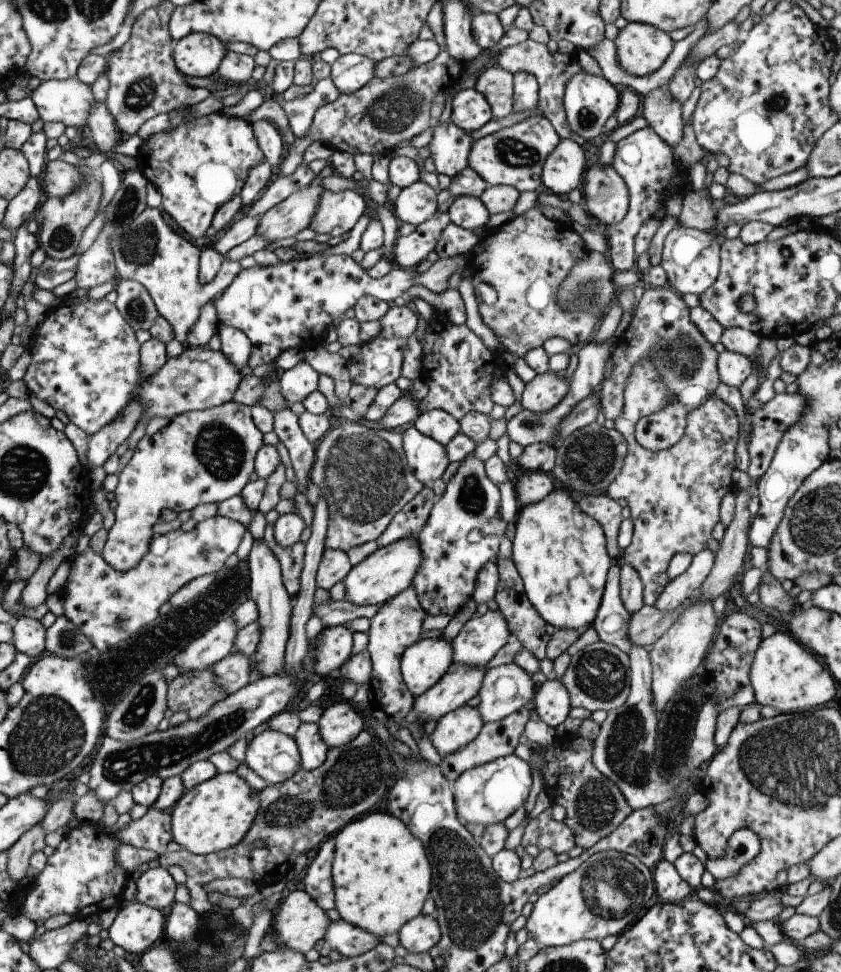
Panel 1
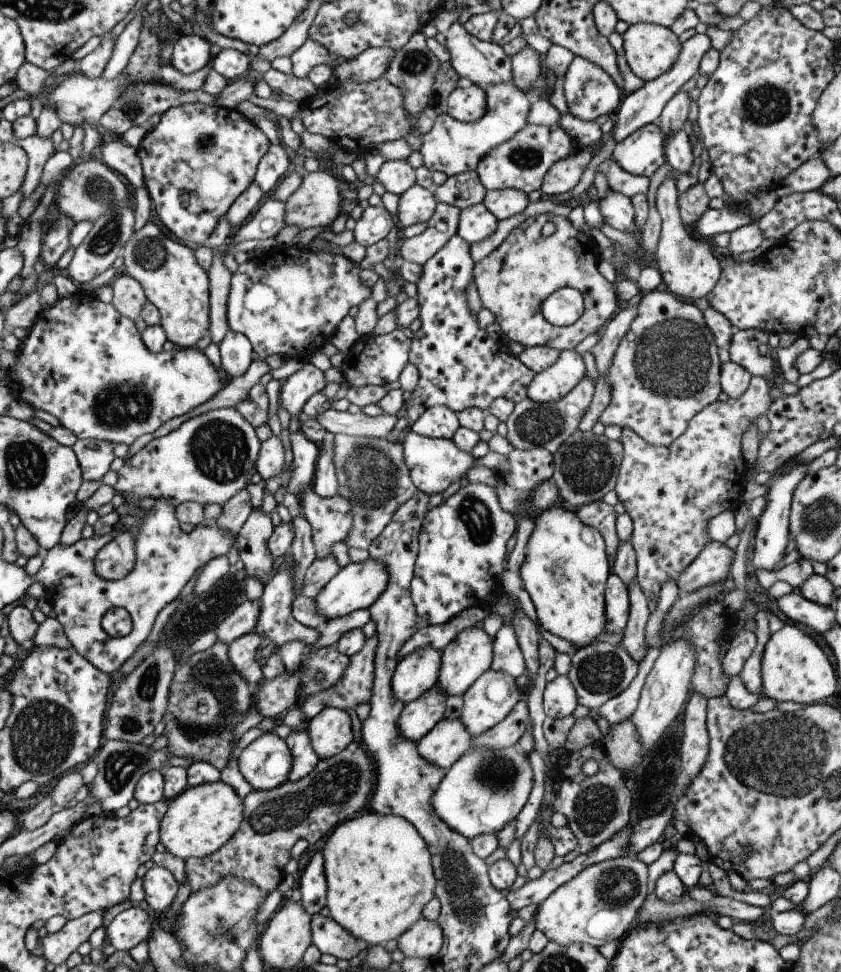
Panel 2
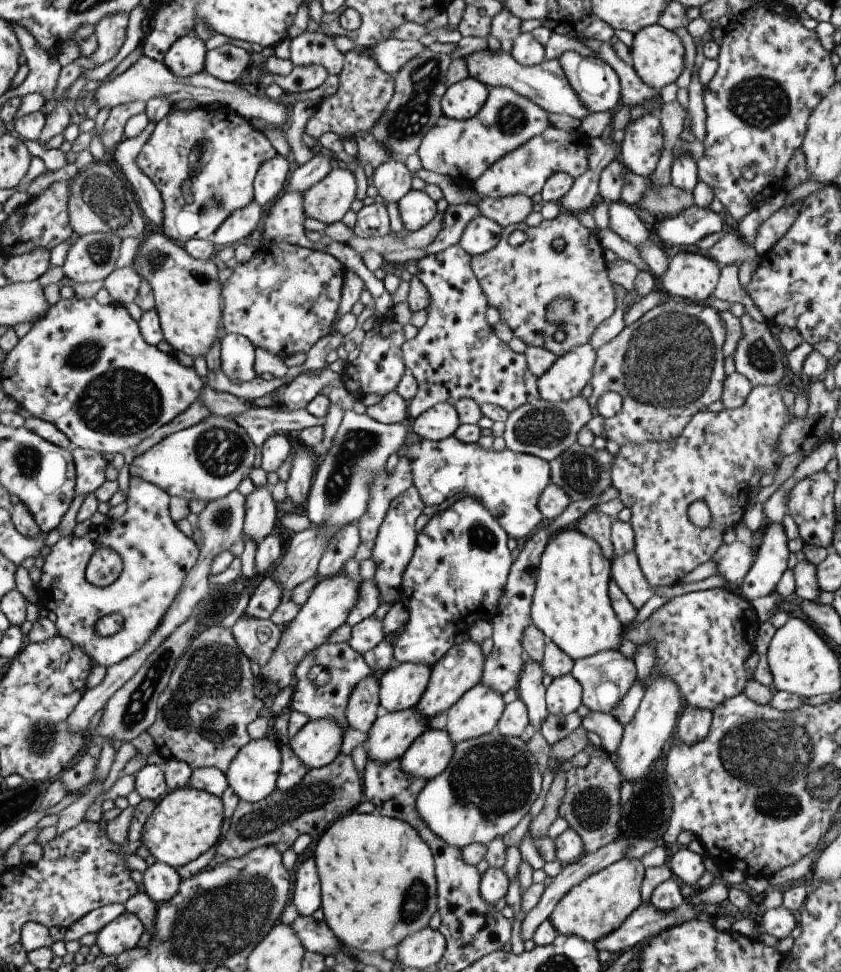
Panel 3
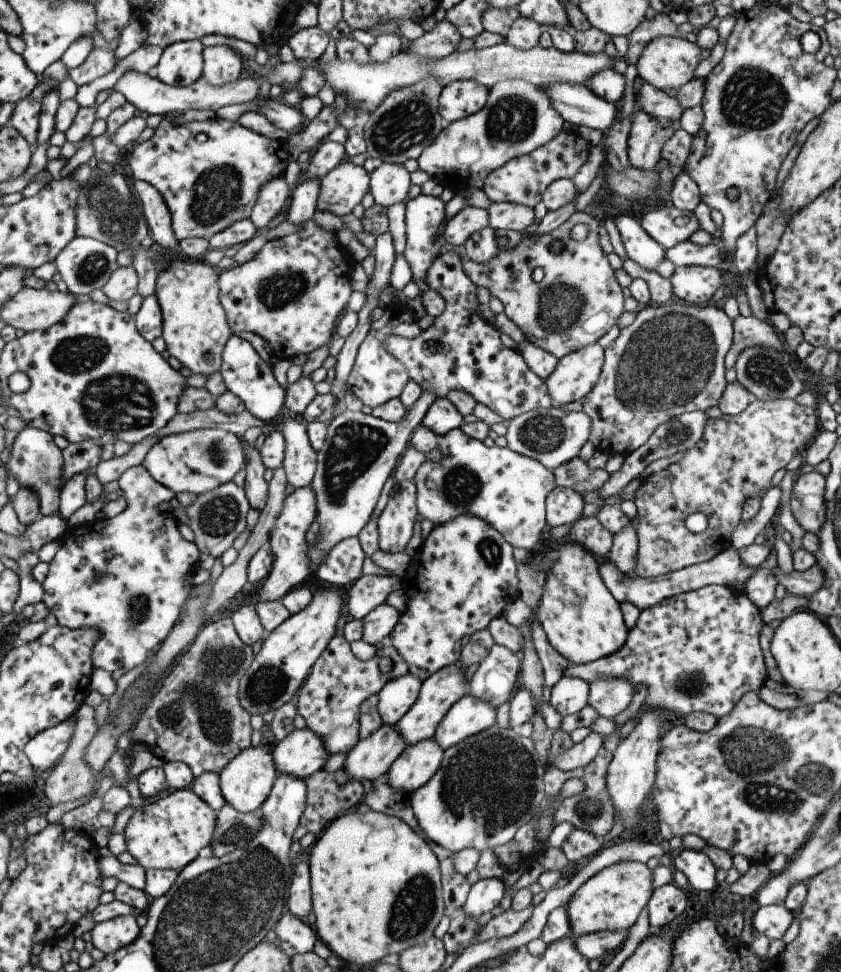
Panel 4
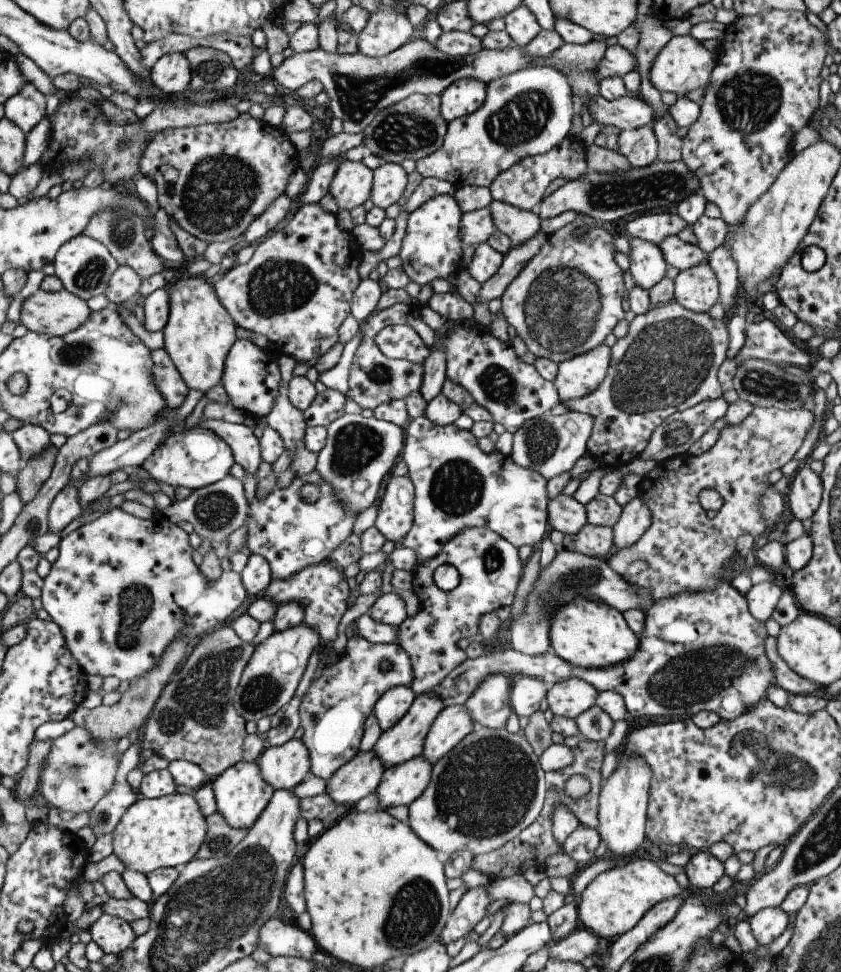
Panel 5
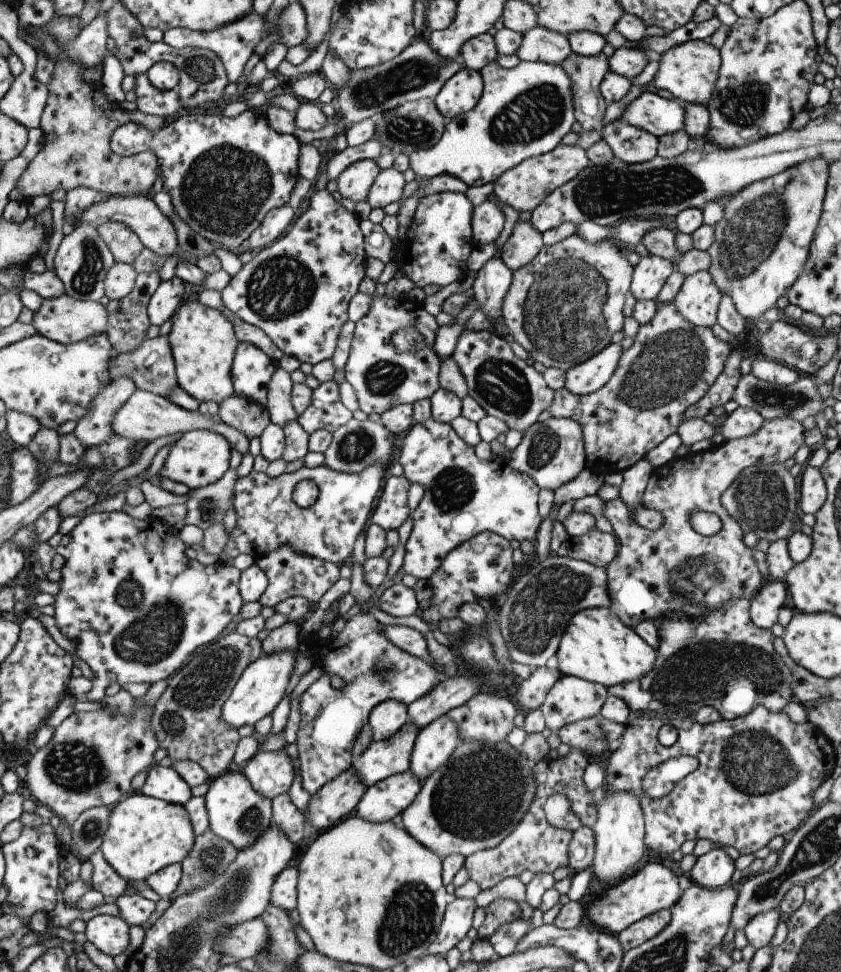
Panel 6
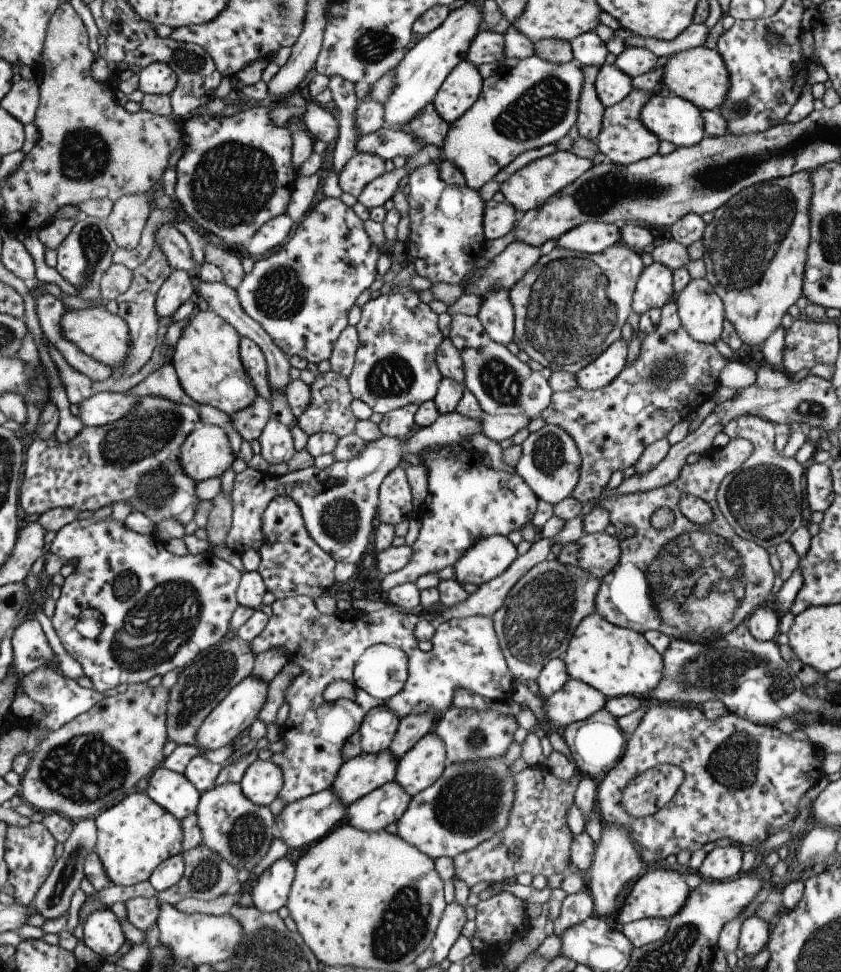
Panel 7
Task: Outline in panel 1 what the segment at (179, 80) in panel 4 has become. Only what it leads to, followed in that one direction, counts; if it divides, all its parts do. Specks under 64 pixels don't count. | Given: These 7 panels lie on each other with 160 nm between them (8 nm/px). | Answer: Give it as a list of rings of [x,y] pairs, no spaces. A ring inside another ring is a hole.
[[[204,32],[189,33],[174,42],[172,59],[176,69],[186,77],[212,78],[227,51],[225,43],[213,35]]]

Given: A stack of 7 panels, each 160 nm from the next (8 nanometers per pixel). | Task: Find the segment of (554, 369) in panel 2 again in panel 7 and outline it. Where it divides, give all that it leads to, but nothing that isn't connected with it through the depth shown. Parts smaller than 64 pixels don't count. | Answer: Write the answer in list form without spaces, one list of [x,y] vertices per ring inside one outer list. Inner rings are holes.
[[[629,312],[627,316],[626,323],[628,323],[632,329],[631,338],[629,340],[616,340],[613,344],[610,344],[602,353],[599,353],[599,356],[595,357],[595,360],[586,364],[583,368],[580,368],[575,374],[575,380],[577,387],[582,388],[584,391],[594,391],[595,389],[601,388],[606,384],[609,384],[619,373],[620,370],[625,366],[627,361],[625,360],[626,346],[627,343],[632,339],[636,338],[636,331],[638,330],[638,320],[639,314],[636,312]]]

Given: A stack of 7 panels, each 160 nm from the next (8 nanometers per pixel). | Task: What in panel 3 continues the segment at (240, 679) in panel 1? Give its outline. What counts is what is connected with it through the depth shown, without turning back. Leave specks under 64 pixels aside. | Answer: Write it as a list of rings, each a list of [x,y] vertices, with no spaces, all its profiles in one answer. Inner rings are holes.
[[[241,615],[231,626],[230,633],[239,650],[260,668],[269,660],[280,637],[281,628],[269,619]]]

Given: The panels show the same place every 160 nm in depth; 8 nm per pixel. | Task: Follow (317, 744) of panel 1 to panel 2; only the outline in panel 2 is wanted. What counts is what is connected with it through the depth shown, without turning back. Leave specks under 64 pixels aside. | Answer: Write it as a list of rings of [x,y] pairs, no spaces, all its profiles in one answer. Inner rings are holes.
[[[306,728],[305,730],[293,729],[284,741],[292,756],[287,781],[296,781],[307,776],[320,758],[314,753]]]

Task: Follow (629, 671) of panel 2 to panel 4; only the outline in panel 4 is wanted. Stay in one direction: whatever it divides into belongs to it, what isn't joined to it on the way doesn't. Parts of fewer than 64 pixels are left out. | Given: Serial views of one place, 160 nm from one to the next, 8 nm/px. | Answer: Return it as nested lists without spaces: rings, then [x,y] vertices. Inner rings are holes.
[[[625,677],[593,679],[588,682],[587,705],[598,716],[613,720],[631,702],[634,684]]]

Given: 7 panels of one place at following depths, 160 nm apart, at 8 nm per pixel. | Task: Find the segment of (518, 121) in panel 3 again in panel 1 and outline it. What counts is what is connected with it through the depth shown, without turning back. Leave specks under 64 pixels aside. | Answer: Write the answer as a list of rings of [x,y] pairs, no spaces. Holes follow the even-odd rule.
[[[497,64],[477,75],[473,89],[488,102],[492,117],[503,118],[512,112],[512,79],[512,74]],[[451,122],[435,125],[427,145],[437,175],[453,178],[467,167],[467,155],[473,142],[468,134]]]

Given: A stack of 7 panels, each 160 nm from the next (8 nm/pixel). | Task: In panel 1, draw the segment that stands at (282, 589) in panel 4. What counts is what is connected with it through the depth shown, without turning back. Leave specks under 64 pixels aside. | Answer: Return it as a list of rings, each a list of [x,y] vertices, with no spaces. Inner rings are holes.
[[[231,618],[219,621],[191,640],[172,658],[171,664],[177,666],[179,673],[211,668],[213,663],[233,652],[232,644],[238,630]]]

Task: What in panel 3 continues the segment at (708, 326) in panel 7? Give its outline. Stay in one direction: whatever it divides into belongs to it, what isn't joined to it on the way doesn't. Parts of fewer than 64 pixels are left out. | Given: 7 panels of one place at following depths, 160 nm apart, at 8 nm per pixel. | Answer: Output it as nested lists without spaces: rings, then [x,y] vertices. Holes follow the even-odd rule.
[[[680,251],[668,260],[665,272],[658,278],[663,290],[692,301],[709,298],[720,275],[720,266],[711,257]]]

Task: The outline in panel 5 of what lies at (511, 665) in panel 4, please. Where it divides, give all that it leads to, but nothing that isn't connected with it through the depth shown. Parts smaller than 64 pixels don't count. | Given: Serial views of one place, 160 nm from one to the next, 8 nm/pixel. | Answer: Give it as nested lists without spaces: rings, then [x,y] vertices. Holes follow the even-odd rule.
[[[489,673],[464,702],[474,724],[503,729],[512,712],[509,704],[510,685],[503,673]]]

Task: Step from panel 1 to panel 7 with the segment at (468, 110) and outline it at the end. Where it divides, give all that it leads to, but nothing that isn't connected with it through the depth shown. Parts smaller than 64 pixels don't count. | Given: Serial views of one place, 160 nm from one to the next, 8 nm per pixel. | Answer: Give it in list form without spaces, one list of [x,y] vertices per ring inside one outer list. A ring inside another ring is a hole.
[[[465,59],[443,79],[431,103],[448,125],[477,100],[482,79],[478,68]]]

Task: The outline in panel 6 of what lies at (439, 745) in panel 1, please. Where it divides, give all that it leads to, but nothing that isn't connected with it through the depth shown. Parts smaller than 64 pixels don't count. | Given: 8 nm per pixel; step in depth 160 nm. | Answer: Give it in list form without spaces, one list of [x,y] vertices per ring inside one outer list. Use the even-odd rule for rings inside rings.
[[[409,770],[389,775],[366,788],[354,808],[355,814],[372,823],[390,821],[412,803],[421,785]]]

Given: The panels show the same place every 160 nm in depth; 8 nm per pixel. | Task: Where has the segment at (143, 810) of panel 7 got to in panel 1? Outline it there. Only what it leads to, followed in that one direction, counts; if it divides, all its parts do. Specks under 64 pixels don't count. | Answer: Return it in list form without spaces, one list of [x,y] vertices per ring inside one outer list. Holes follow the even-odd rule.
[[[233,771],[215,773],[210,779],[184,791],[169,809],[172,840],[193,855],[206,855],[236,845],[247,830],[259,808],[259,791],[252,788]]]

